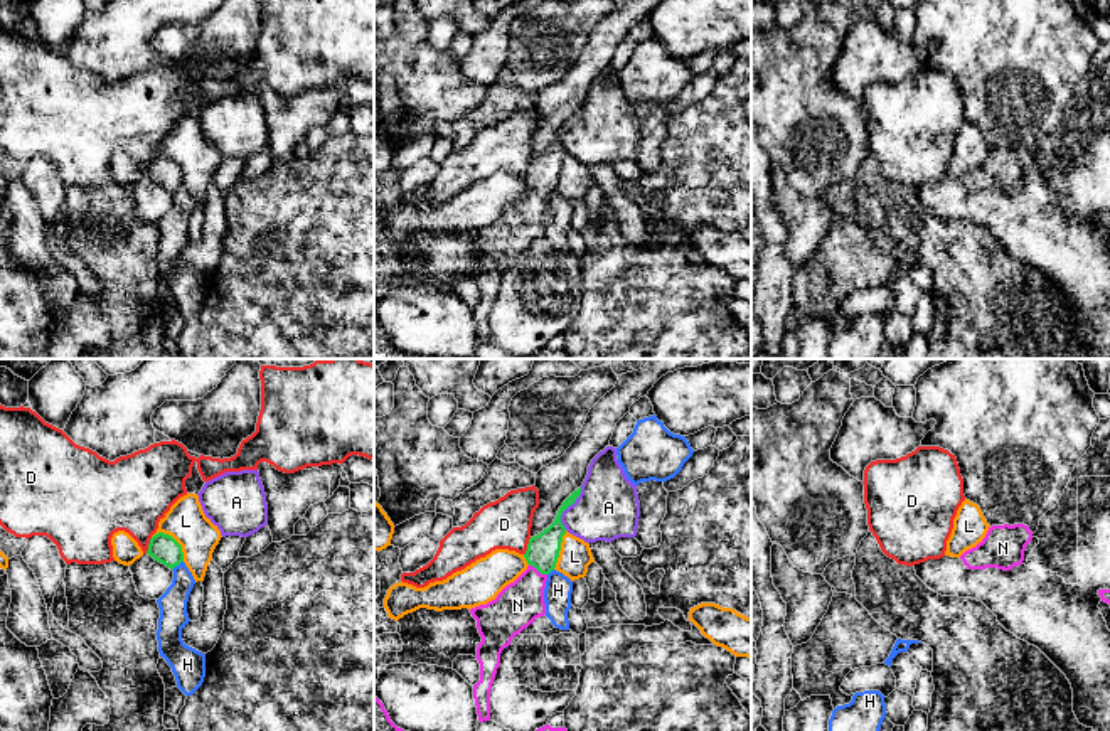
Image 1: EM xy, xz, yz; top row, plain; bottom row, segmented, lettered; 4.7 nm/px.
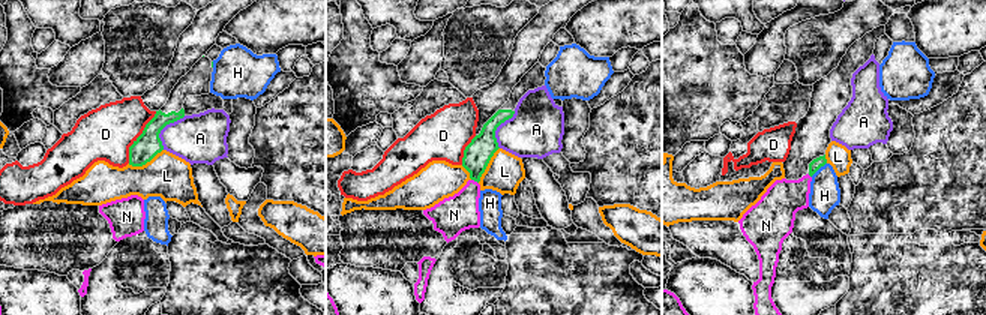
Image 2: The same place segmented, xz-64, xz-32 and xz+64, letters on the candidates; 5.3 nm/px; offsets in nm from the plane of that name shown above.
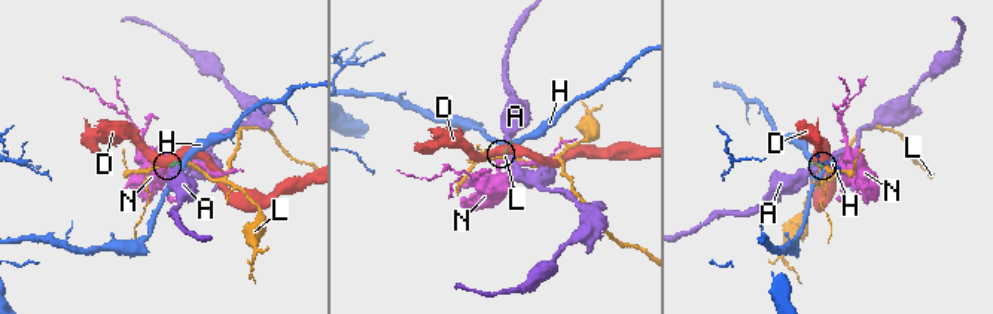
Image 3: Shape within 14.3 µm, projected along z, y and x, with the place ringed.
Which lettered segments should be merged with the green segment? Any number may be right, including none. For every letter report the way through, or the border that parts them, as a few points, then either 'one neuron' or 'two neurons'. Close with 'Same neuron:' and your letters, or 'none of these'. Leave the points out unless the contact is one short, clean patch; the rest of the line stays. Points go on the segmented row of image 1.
A: border along xz (581, 487), (581, 492), (561, 516), (565, 529); two neurons
D: two neurons
H: two neurons
L: border along xy (152, 536), (167, 533), (181, 546), (184, 560); two neurons
N: runs through xz (543, 549), (538, 570), (517, 605); one neuron
Same neuron: N

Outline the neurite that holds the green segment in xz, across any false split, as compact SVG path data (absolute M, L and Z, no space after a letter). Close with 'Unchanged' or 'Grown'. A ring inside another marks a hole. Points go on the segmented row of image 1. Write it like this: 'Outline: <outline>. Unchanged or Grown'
Outline: M581 487L563 502L554 522L529 539L524 554L529 564L527 569L507 584L495 600L470 610L482 637L475 655L480 664L480 680L473 686L480 723L490 721L490 691L502 650L536 618L546 615L544 588L547 574L556 568L563 536L566 534L561 515L576 502L579 494Z. Grown

